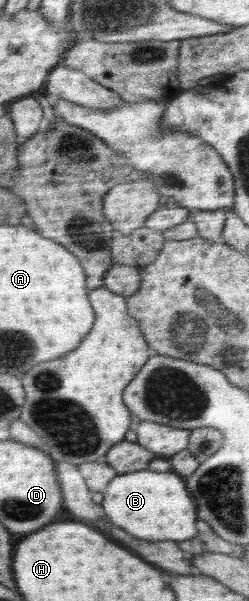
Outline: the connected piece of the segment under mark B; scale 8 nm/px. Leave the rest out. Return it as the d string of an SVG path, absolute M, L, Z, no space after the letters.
M150 469L132 471L119 474L108 482L103 490L101 507L108 514L108 518L126 530L128 534L144 540L190 540L198 534L196 530L197 507L190 498L184 477L178 473L154 472Z

